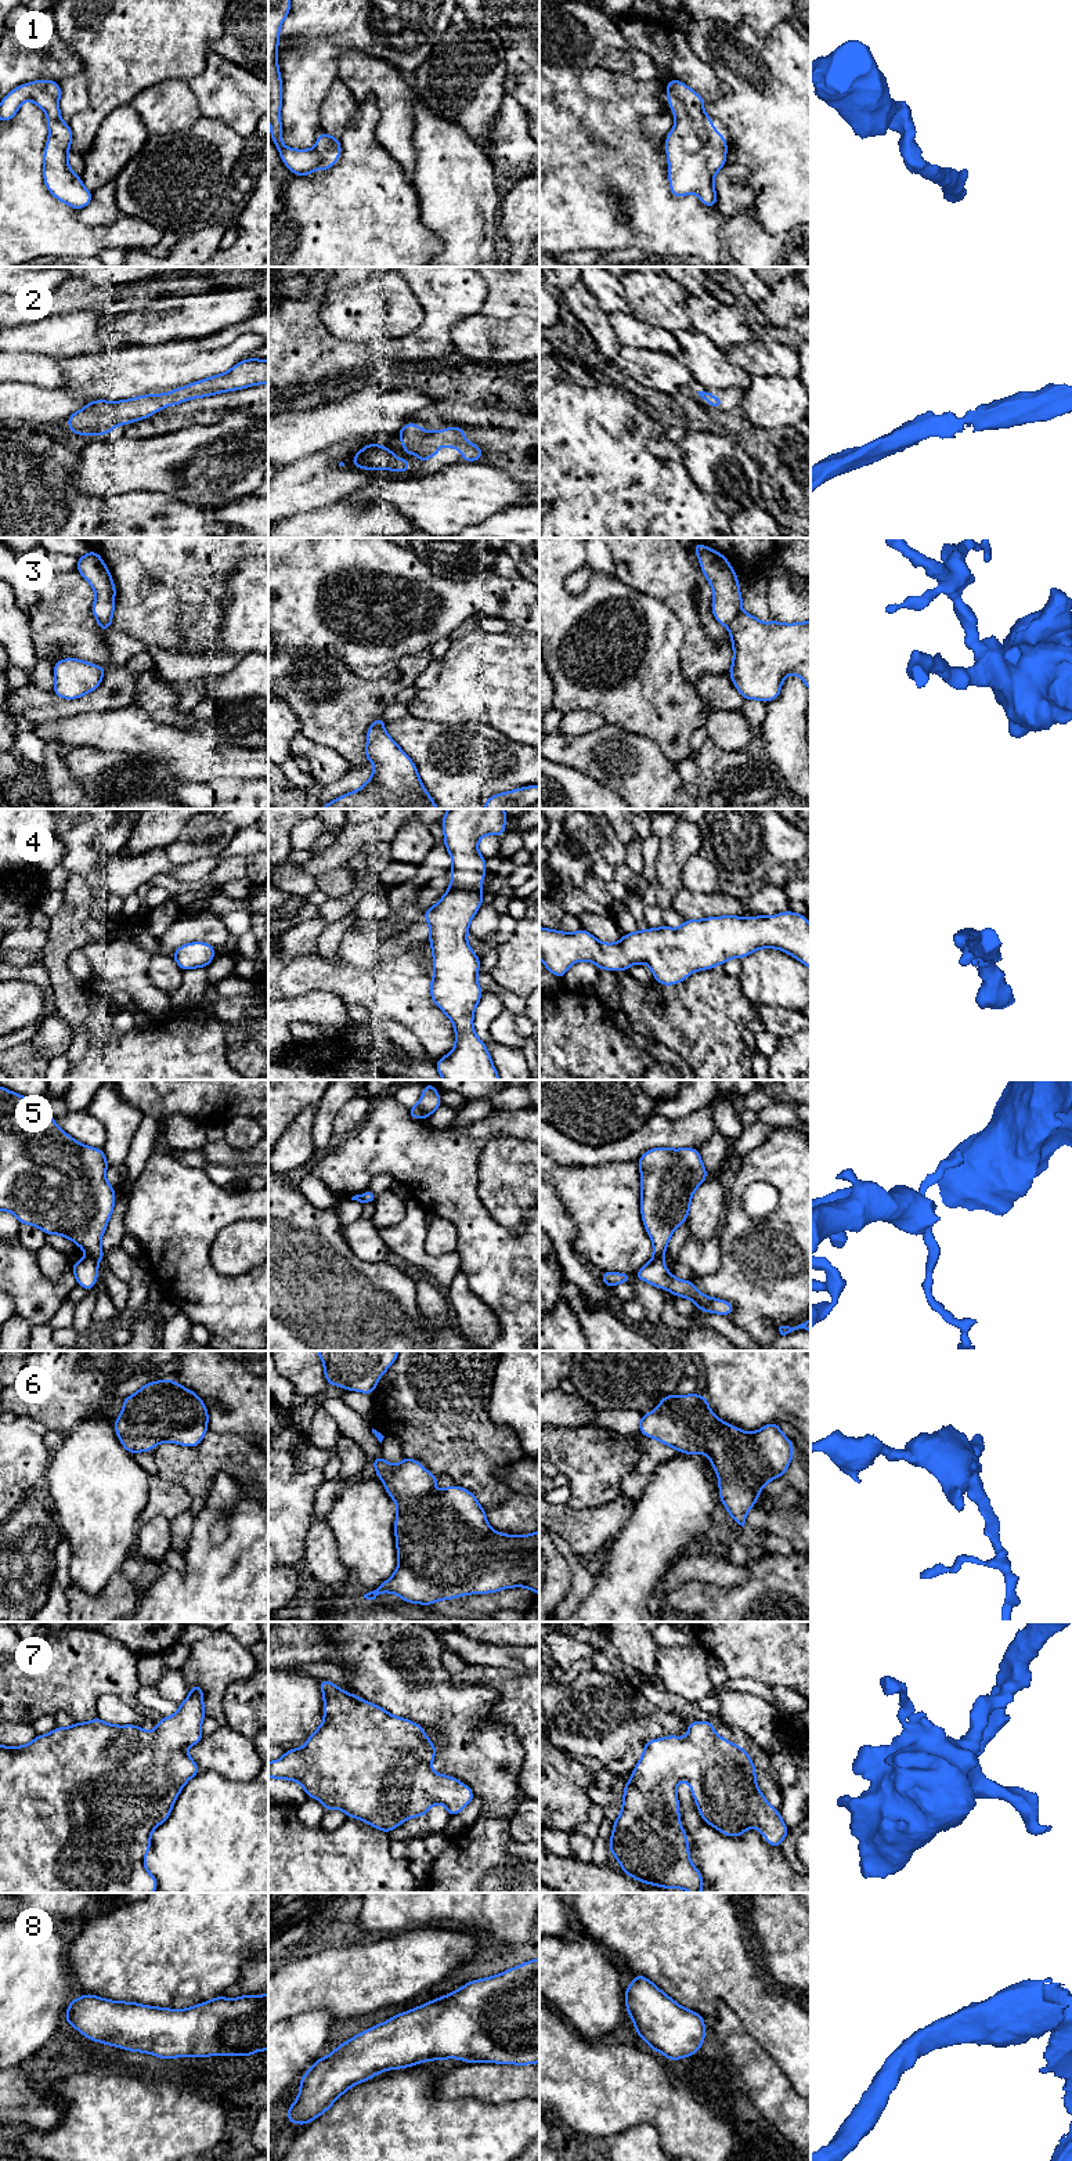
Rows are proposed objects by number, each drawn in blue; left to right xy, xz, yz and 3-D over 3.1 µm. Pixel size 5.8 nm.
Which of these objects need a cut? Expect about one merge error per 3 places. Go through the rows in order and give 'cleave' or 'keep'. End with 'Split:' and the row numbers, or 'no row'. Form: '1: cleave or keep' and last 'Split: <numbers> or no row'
1: keep
2: keep
3: cleave
4: keep
5: cleave
6: keep
7: keep
8: keep
Split: 3, 5

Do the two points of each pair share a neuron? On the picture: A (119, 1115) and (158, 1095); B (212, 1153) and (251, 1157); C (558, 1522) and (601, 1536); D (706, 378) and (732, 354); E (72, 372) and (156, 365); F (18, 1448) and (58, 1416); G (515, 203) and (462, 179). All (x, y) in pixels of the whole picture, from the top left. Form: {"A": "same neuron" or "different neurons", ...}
{"A": "different neurons", "B": "same neuron", "C": "same neuron", "D": "different neurons", "E": "same neuron", "F": "different neurons", "G": "different neurons"}

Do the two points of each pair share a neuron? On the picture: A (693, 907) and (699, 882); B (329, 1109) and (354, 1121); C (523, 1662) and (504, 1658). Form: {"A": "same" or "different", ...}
{"A": "different", "B": "different", "C": "same"}

